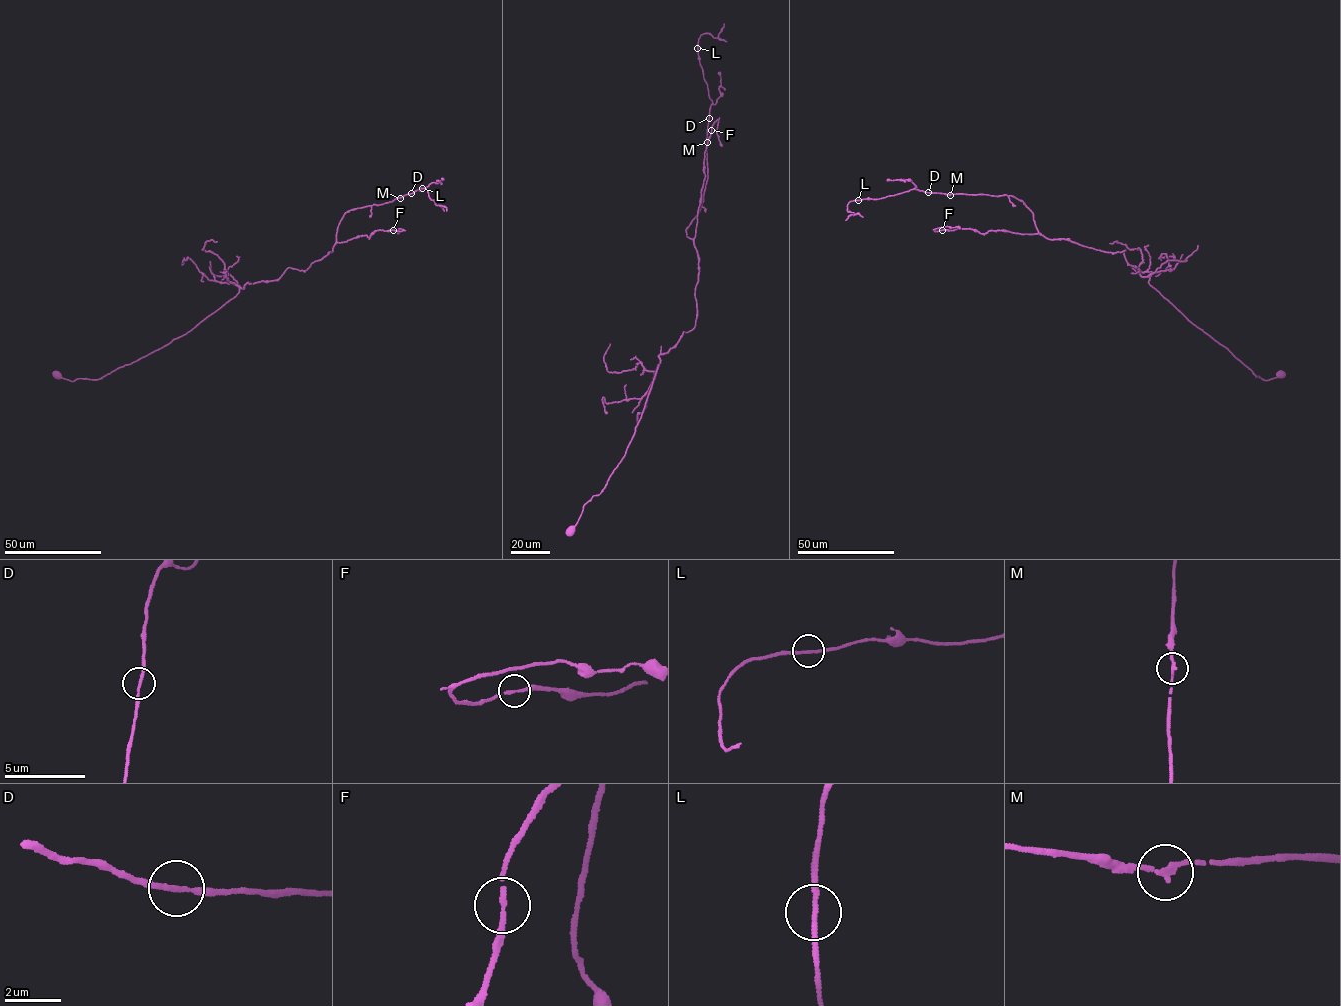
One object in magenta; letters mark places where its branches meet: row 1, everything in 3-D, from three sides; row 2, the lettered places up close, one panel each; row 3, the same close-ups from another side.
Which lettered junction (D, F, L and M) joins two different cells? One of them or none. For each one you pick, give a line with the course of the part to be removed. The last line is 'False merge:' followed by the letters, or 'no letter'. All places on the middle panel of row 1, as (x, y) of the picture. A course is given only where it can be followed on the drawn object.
False merge: no letter

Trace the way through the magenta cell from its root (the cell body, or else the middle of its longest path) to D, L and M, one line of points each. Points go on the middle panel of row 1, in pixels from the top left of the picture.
D: (572, 530), (624, 455), (658, 356), (695, 326), (698, 258), (685, 230), (703, 201), (709, 118)
L: (572, 530), (624, 455), (658, 356), (695, 326), (698, 258), (685, 230), (703, 201), (712, 102), (697, 48)
M: (572, 530), (624, 455), (658, 356), (695, 326), (698, 258), (685, 230), (703, 201), (707, 142)

